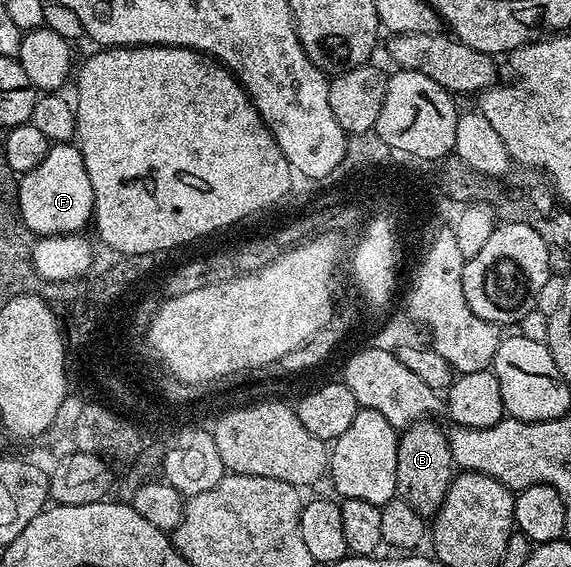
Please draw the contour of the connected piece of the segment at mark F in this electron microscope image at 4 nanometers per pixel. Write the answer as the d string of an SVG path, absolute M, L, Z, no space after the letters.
M75 142L52 143L48 148L45 159L30 173L19 176L20 193L16 203L20 206L20 219L29 227L27 230L33 236L63 235L72 237L75 231L93 222L96 210L94 209L94 185L90 185L90 173L86 173L86 161L82 161L82 153Z

